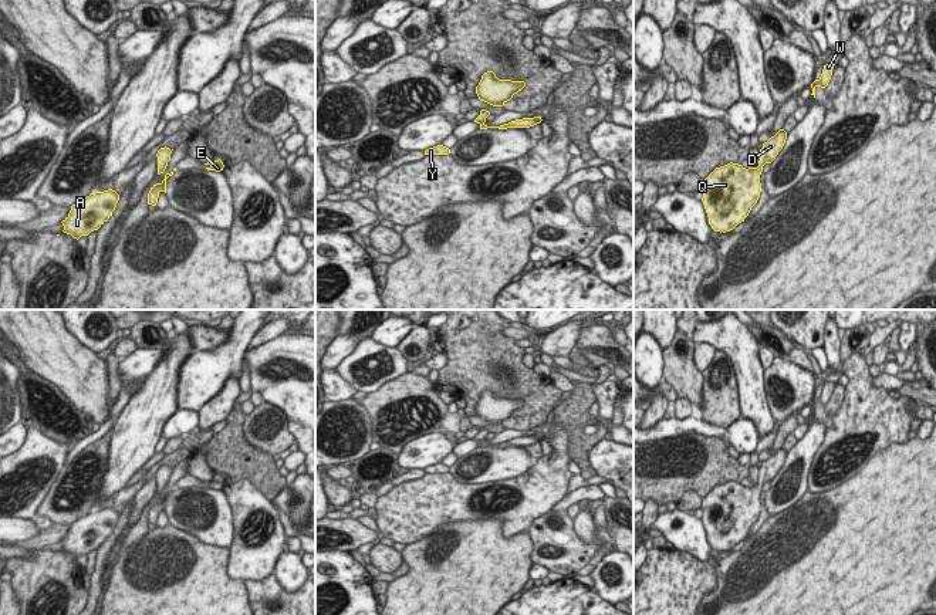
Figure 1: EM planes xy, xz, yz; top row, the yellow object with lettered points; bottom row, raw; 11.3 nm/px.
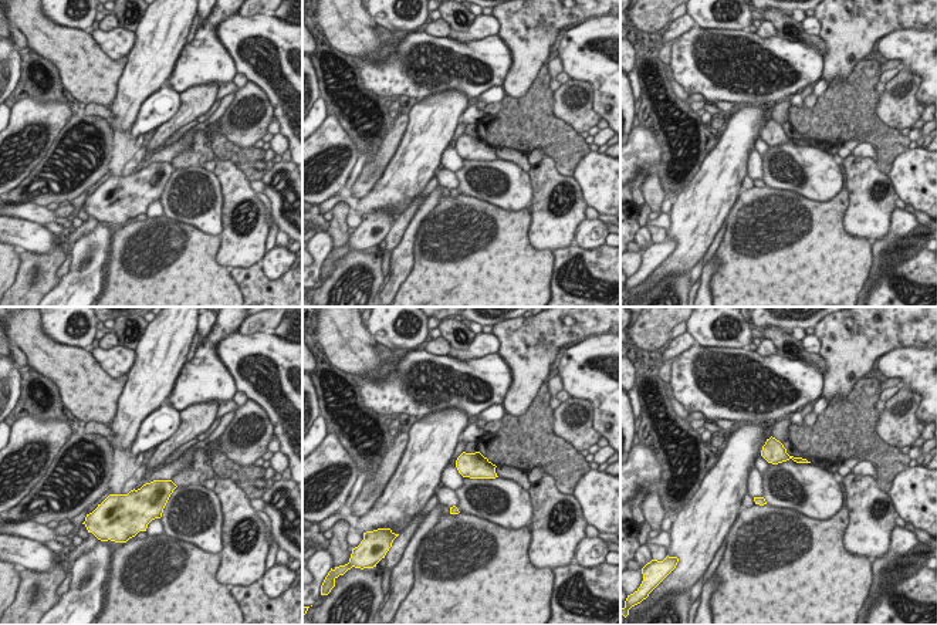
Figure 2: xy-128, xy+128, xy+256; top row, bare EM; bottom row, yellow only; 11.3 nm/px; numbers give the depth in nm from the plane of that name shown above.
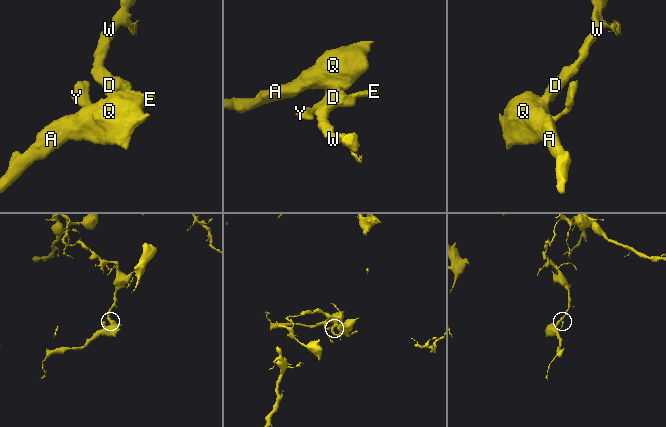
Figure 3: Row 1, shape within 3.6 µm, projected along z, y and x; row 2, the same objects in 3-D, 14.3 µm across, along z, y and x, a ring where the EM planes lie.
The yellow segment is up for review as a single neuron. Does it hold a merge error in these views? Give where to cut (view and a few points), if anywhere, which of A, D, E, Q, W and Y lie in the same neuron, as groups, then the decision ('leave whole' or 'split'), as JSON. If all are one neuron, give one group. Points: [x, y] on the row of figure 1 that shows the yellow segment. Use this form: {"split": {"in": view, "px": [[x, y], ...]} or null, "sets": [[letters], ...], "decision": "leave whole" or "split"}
{"split": null, "sets": [["A", "D", "E", "Q", "W", "Y"]], "decision": "leave whole"}

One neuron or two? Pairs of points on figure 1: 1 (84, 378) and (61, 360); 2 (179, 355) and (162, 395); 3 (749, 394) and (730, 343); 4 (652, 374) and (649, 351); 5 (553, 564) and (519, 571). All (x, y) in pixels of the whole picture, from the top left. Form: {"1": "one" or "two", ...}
{"1": "one", "2": "one", "3": "one", "4": "one", "5": "two"}

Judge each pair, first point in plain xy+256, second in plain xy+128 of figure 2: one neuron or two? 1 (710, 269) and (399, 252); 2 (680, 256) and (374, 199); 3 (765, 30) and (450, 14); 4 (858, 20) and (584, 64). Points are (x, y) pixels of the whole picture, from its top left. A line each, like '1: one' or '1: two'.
1: one
2: one
3: two
4: two

